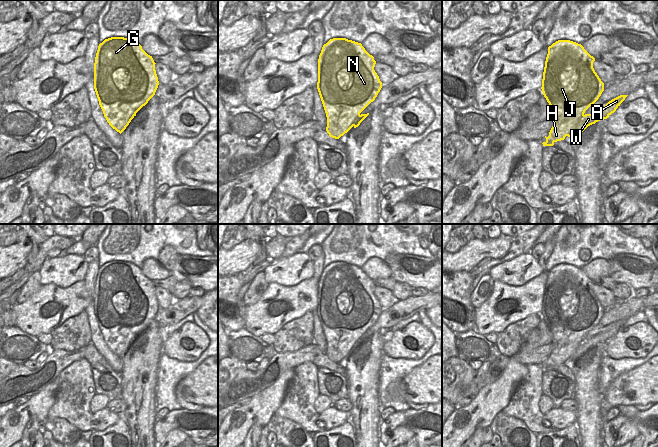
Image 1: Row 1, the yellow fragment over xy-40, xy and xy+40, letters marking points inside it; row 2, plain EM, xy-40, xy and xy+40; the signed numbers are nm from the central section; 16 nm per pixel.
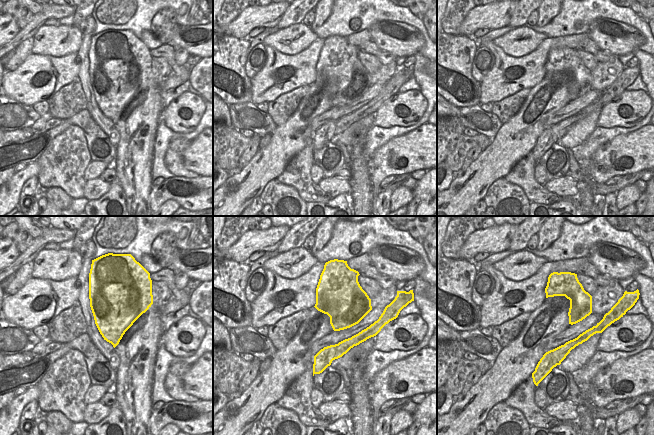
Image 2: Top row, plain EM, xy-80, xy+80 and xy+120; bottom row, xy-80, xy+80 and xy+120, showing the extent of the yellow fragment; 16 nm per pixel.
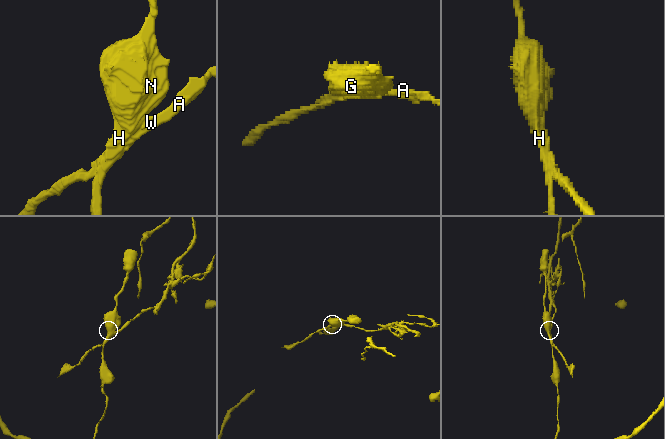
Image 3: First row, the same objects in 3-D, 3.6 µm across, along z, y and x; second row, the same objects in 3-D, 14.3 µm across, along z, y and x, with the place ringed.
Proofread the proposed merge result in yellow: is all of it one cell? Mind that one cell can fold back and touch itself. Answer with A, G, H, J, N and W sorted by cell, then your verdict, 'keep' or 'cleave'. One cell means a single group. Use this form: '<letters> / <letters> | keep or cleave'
A W / G H J N | cleave

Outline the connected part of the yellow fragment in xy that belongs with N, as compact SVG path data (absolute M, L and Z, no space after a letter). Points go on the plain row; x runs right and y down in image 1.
M333 262L323 269L318 283L317 313L326 337L326 355L339 363L358 346L360 337L375 324L382 306L374 294L376 285L361 267L346 262Z

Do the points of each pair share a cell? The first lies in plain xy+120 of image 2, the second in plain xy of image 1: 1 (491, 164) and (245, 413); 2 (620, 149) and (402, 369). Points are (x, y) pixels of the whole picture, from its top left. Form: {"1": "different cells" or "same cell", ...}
{"1": "same cell", "2": "different cells"}

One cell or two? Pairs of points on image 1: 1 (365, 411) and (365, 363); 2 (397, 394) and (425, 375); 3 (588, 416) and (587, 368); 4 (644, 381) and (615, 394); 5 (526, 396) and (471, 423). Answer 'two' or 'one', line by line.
1: one
2: one
3: one
4: one
5: two

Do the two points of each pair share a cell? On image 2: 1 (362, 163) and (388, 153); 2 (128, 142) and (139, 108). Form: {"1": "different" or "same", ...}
{"1": "different", "2": "same"}

